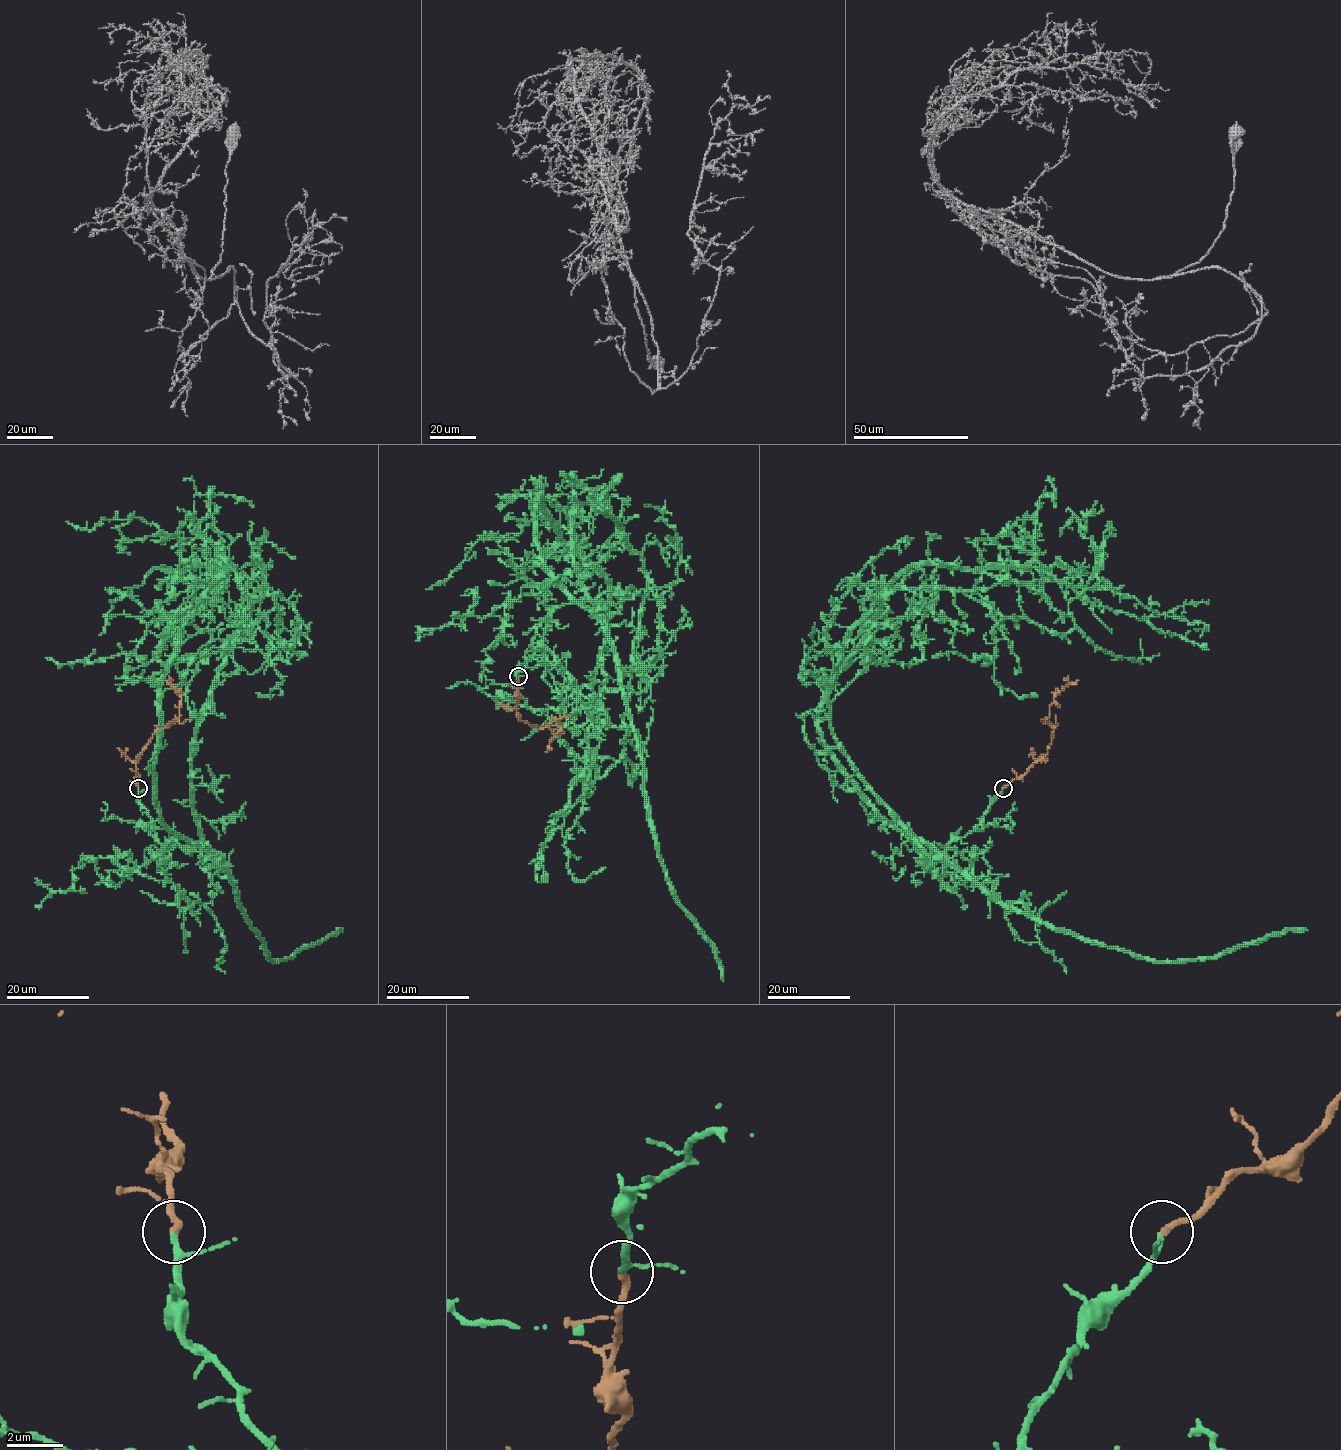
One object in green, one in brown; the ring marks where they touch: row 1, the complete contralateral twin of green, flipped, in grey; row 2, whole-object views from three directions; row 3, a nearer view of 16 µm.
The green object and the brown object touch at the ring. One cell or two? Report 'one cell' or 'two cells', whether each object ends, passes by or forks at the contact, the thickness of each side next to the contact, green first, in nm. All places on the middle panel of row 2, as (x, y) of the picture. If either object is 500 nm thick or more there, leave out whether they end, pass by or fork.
one cell | green passes by | brown ends | 160/280 nm

